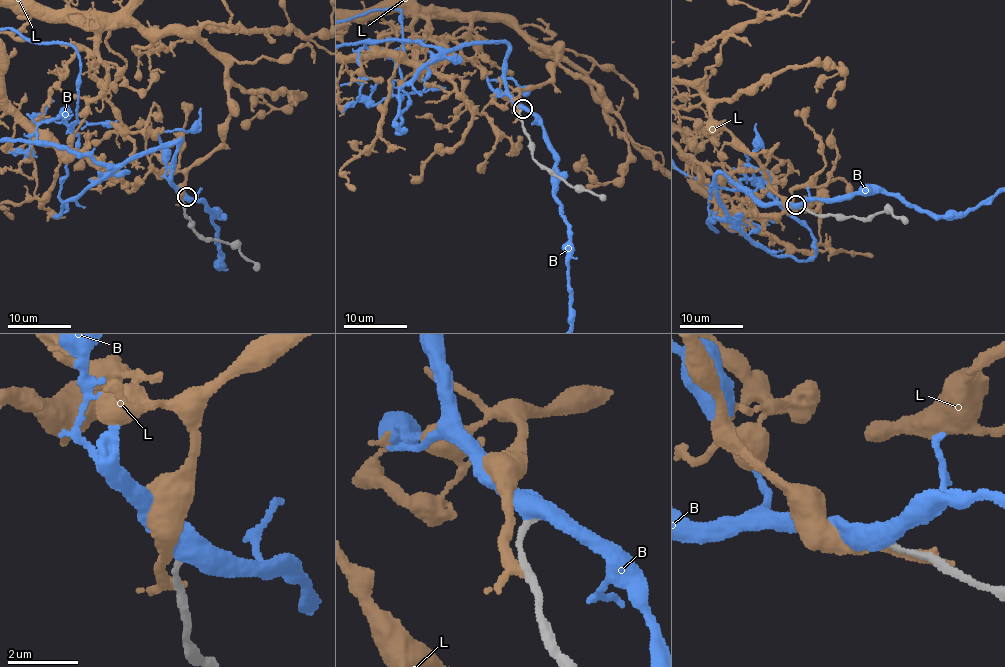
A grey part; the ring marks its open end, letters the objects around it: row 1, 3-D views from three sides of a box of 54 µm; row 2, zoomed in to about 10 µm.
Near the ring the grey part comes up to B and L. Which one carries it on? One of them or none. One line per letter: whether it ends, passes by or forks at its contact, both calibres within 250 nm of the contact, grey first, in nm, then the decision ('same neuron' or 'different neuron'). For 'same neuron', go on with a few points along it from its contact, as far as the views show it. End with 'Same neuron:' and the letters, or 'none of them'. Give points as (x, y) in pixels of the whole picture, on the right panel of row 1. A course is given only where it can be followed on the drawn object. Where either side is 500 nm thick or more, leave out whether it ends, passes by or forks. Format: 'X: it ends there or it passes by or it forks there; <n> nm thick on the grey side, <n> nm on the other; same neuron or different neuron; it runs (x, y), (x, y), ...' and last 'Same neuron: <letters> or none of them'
B: it passes by; 180 nm thick on the grey side, 480 nm on the other; different neuron
L: it passes by; 190 nm thick on the grey side, 280 nm on the other; different neuron
Same neuron: none of them

